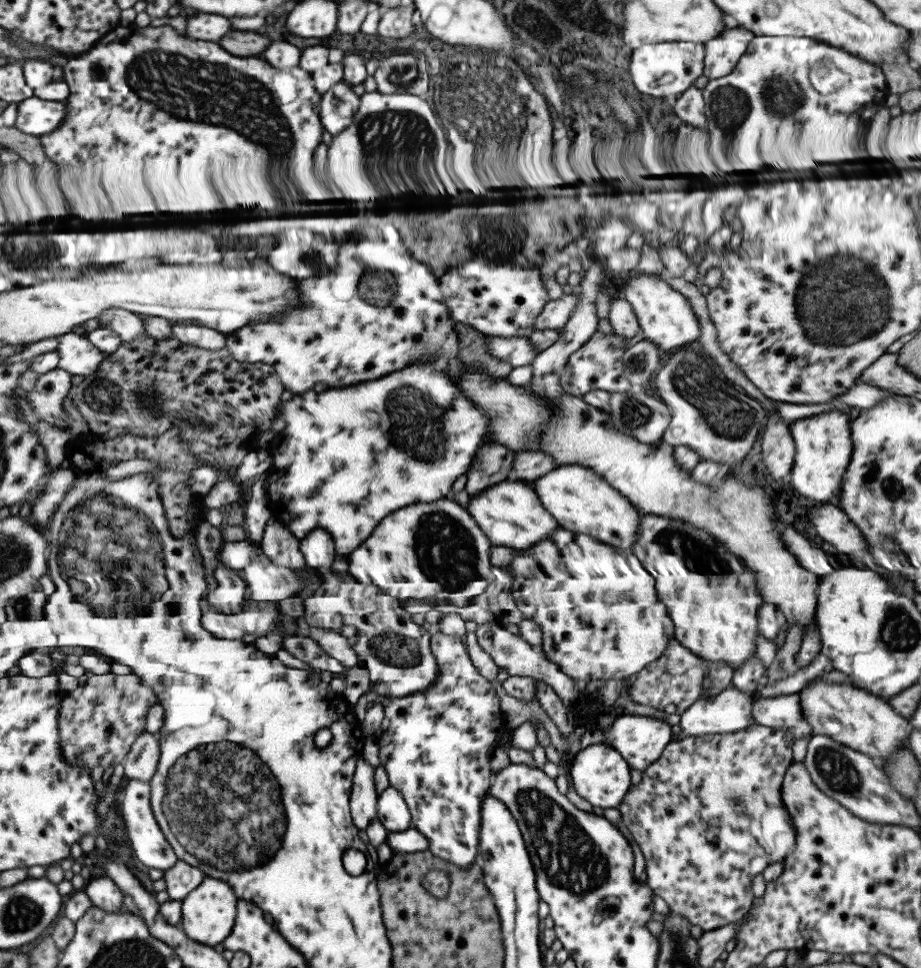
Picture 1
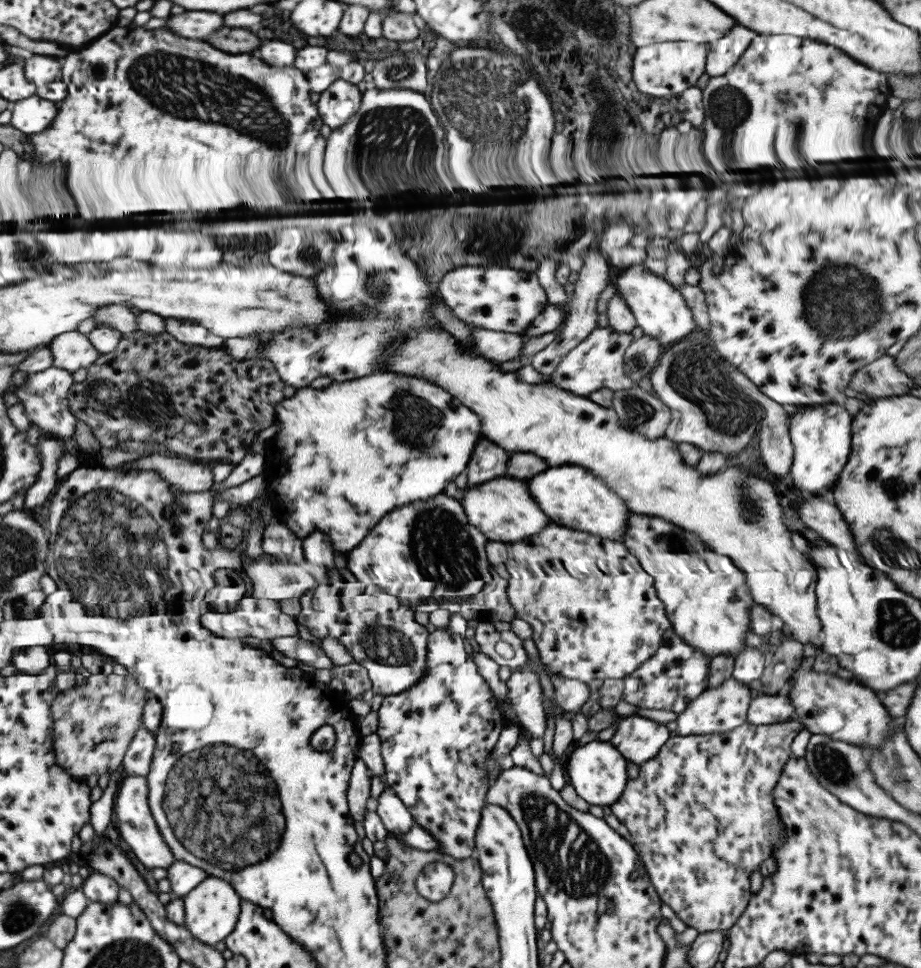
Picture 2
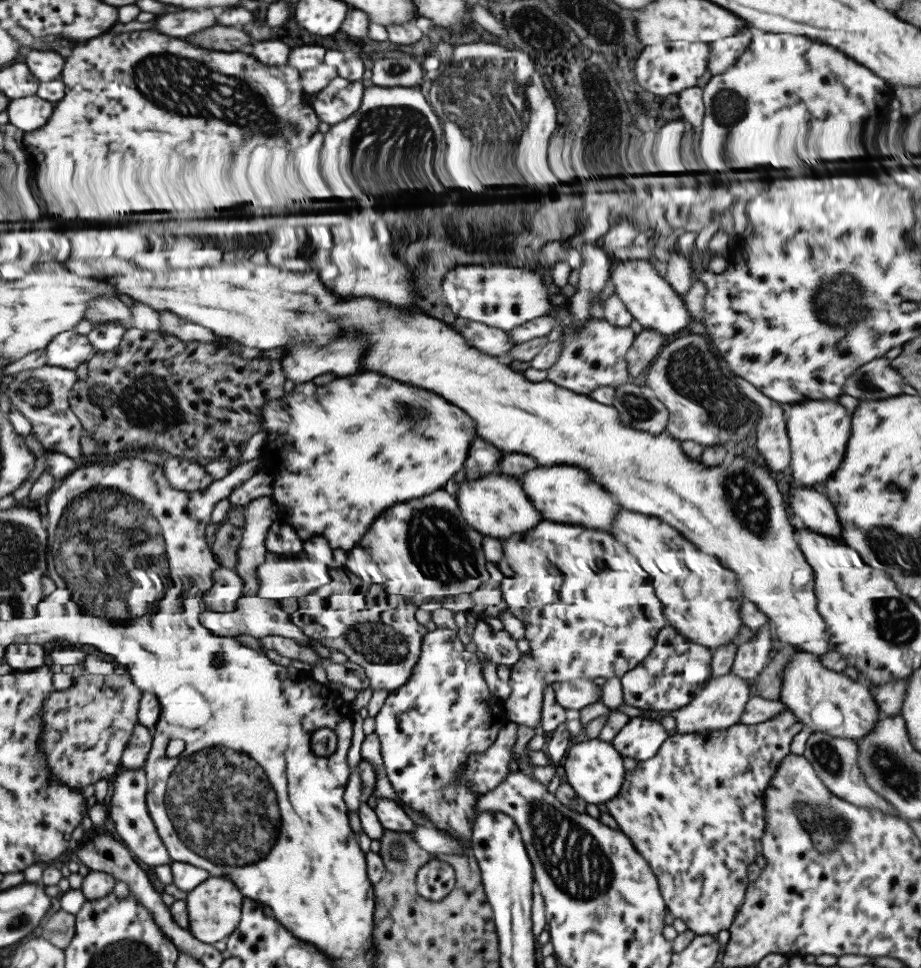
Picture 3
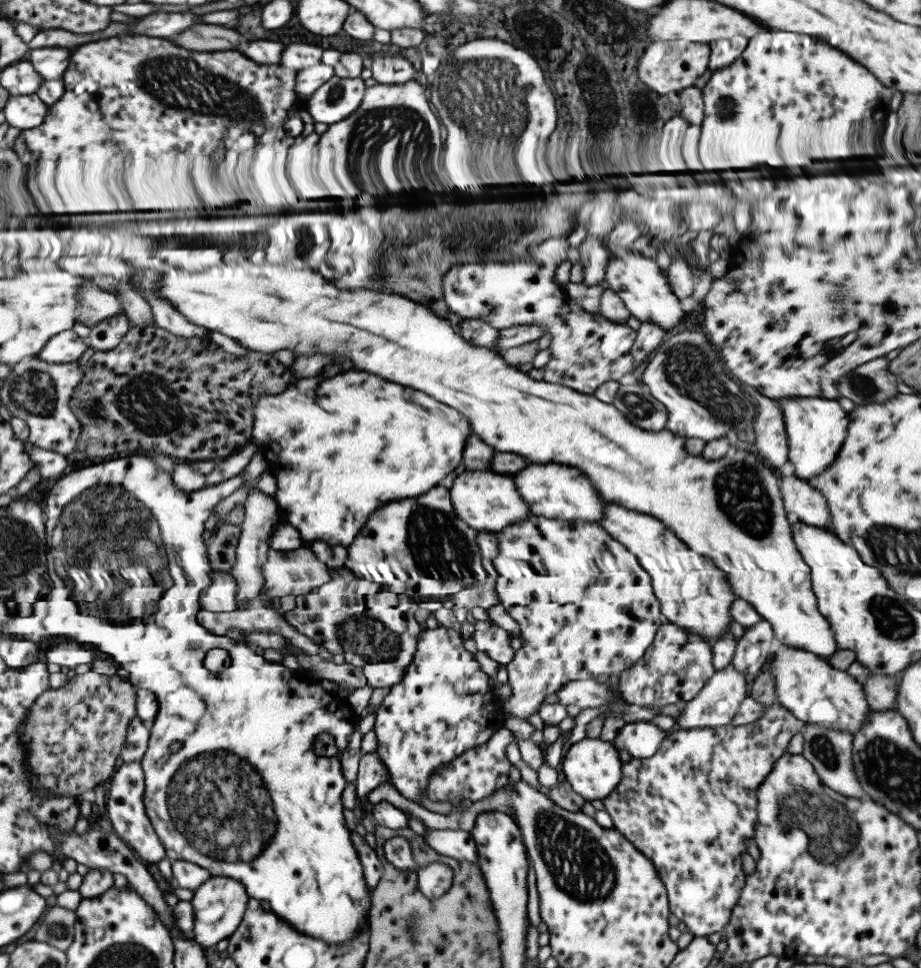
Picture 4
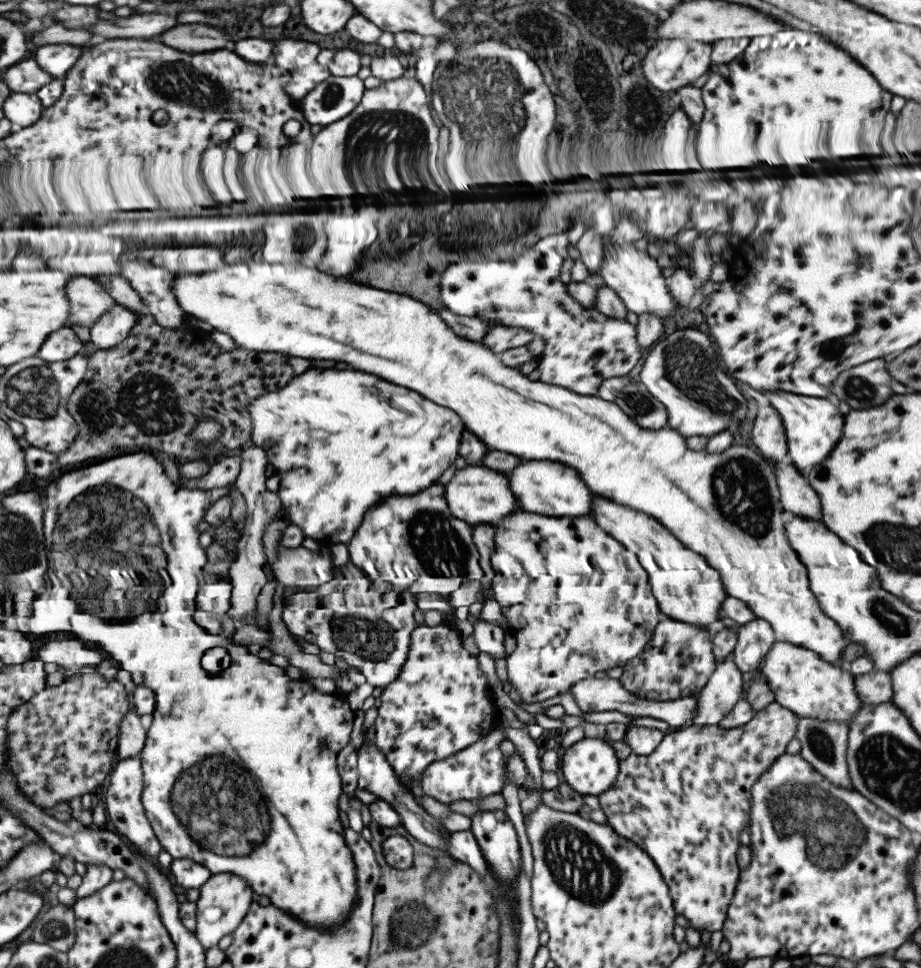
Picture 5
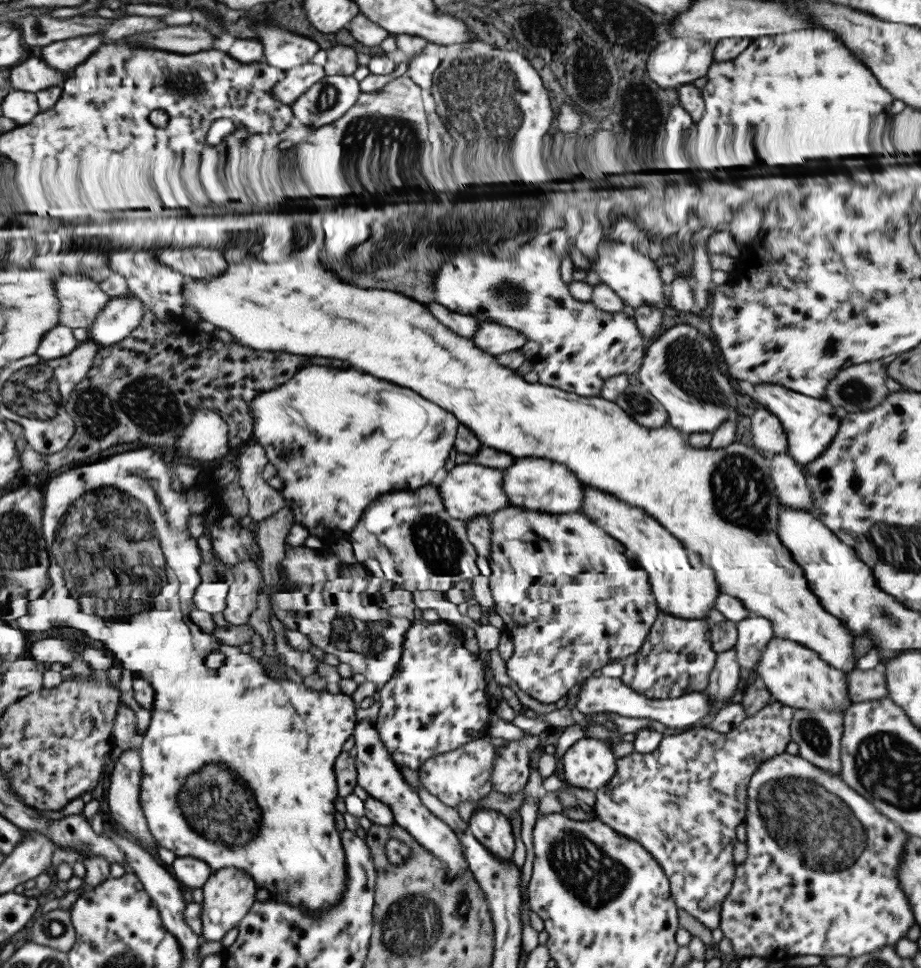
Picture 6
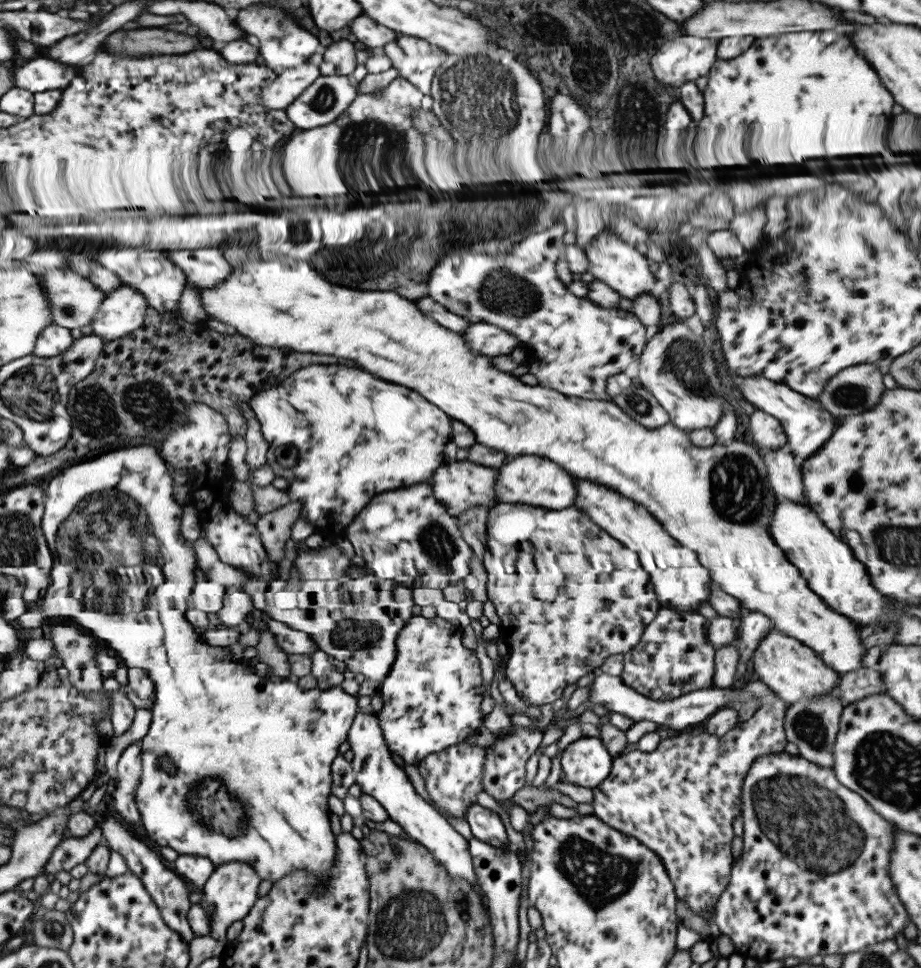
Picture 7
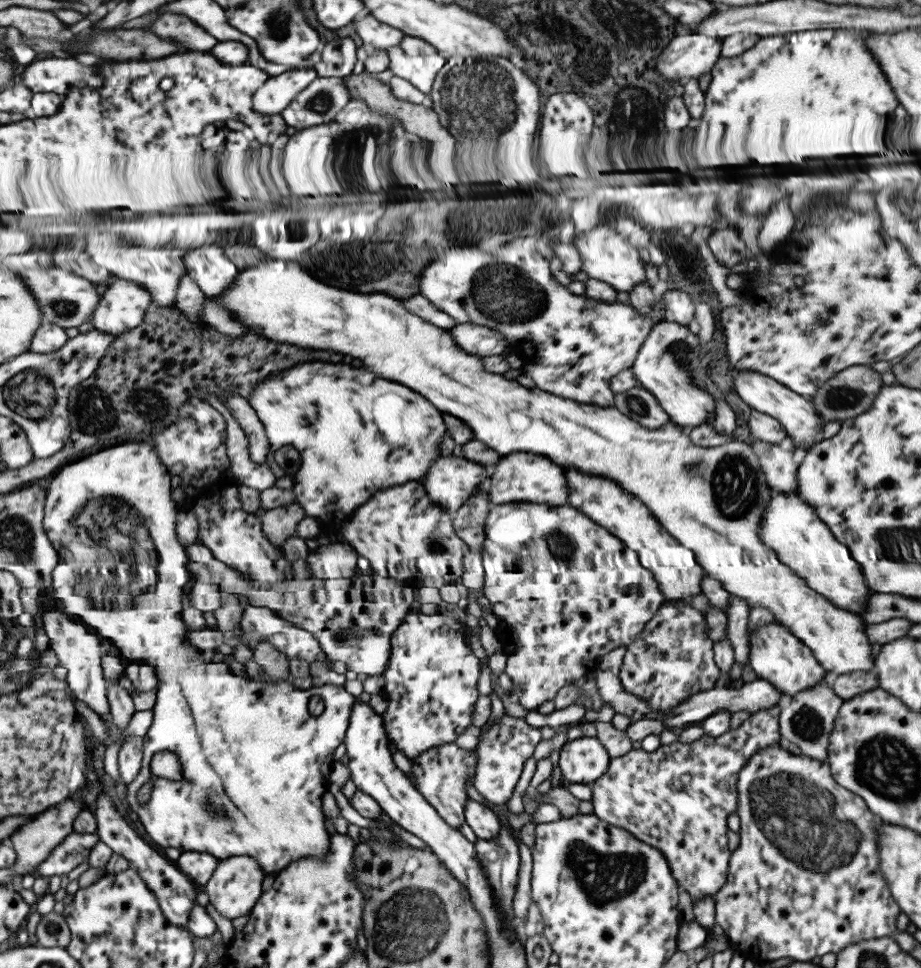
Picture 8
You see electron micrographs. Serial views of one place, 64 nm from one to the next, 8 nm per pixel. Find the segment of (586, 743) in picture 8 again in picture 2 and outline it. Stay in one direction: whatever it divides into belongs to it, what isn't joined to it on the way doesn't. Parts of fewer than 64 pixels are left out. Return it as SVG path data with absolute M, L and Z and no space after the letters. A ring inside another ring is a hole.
M592 741L584 746L576 745L572 754L567 760L563 772L567 784L569 784L587 804L593 806L611 806L617 802L621 792L627 785L626 772L627 761L613 746L607 742Z

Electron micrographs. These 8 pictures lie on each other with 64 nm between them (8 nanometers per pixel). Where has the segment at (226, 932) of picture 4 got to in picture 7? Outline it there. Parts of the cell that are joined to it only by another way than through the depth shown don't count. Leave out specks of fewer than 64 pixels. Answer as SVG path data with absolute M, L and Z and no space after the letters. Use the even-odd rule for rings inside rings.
M228 861L227 864L214 867L213 872L201 887L203 899L209 904L206 916L211 931L208 935L213 940L224 940L225 930L249 912L249 909L258 898L257 886L260 880L261 878L255 874L255 870L245 862Z

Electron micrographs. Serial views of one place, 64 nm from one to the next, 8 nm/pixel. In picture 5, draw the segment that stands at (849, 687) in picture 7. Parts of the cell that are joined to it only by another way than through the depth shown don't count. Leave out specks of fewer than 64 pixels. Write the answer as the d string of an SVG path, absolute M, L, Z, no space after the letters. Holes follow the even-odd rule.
M872 669L853 675L853 689L859 701L867 705L891 704L891 679L889 673Z

